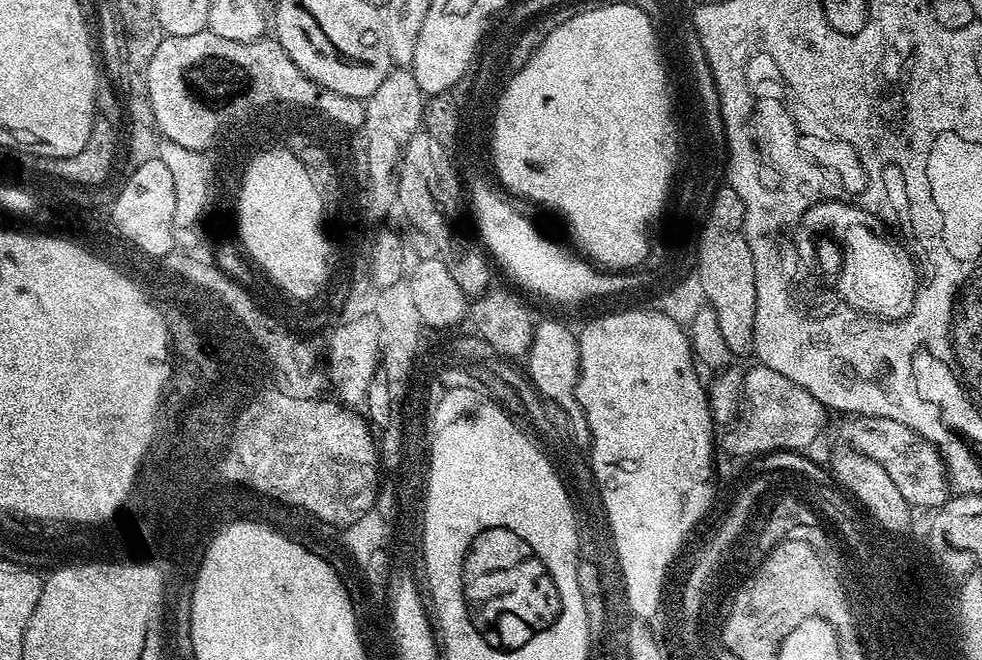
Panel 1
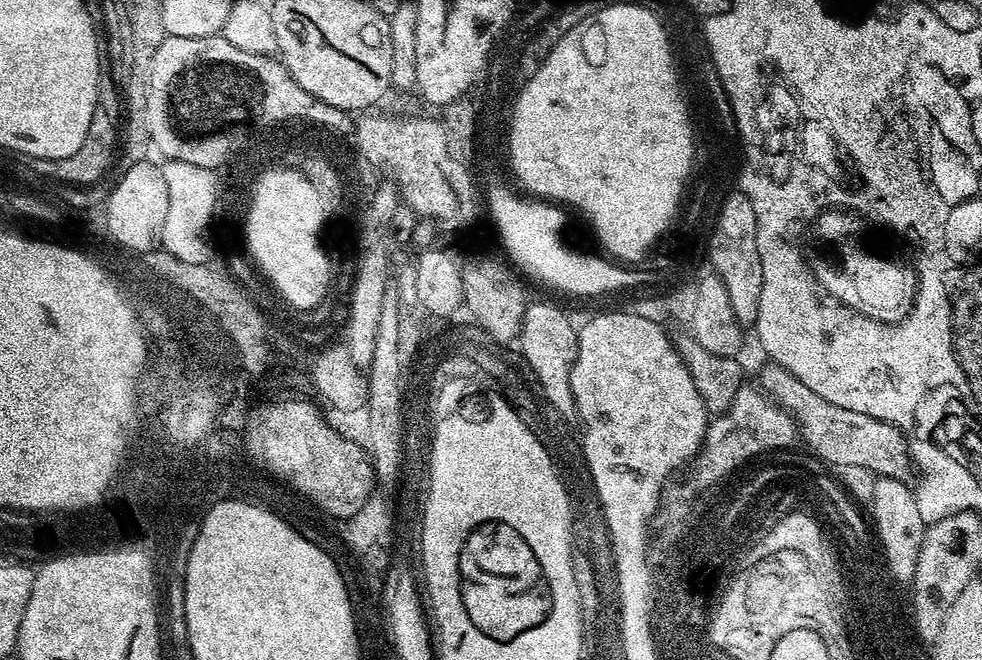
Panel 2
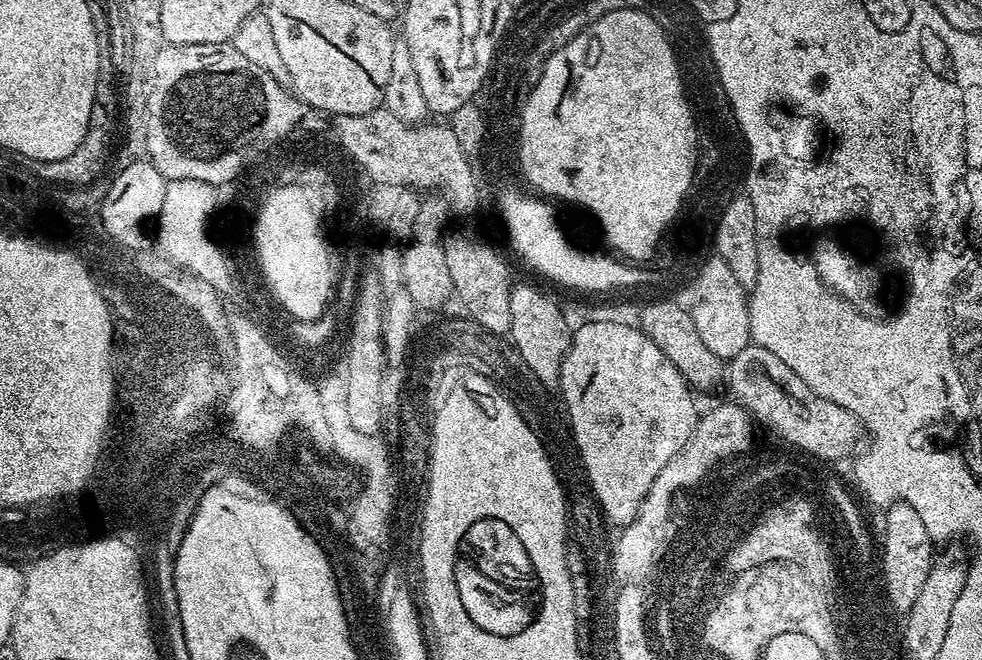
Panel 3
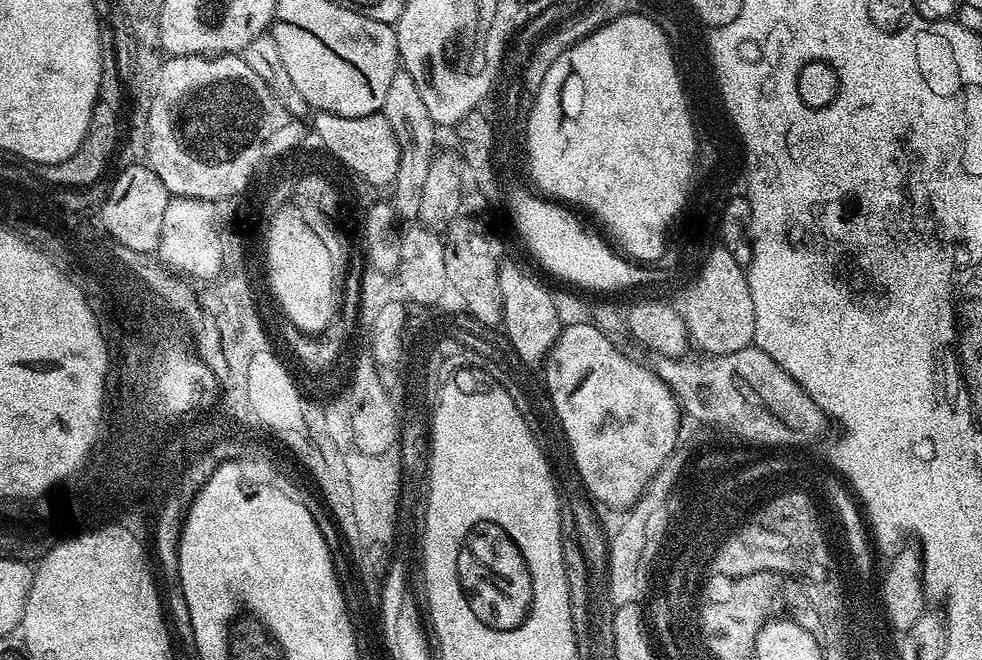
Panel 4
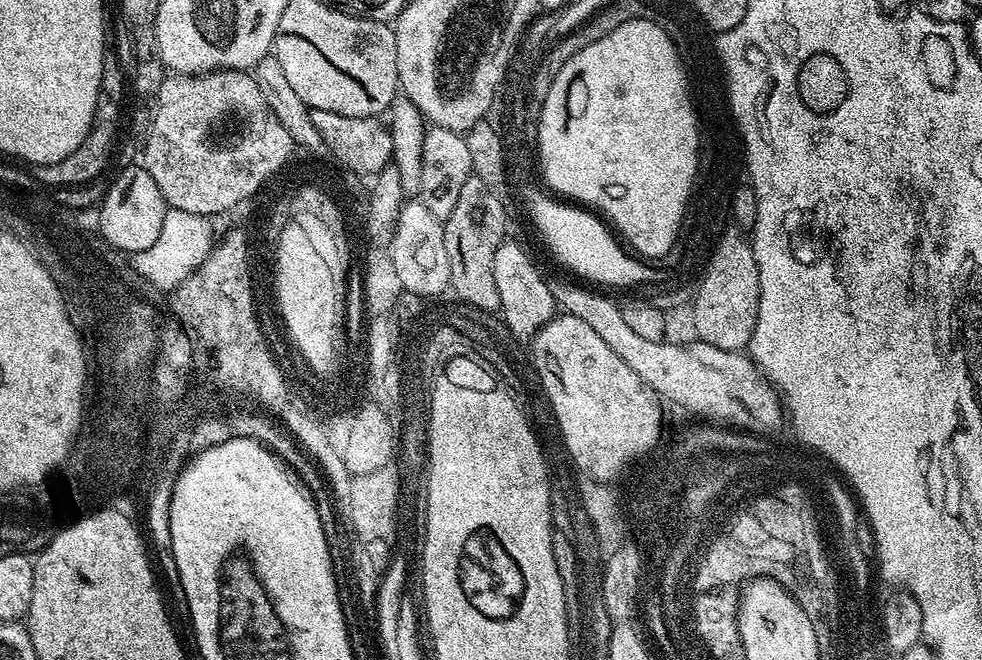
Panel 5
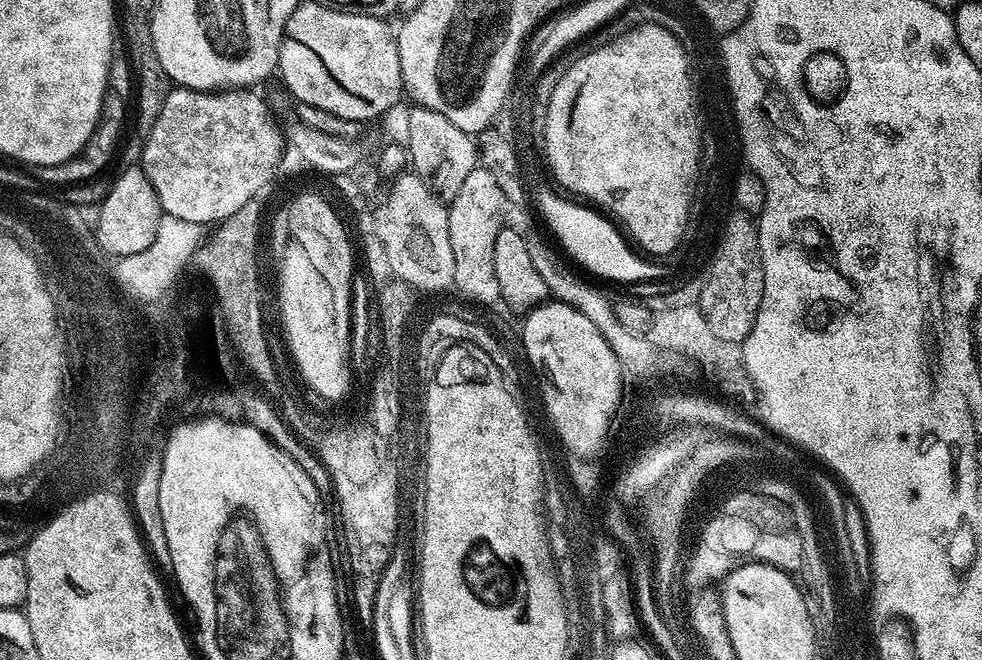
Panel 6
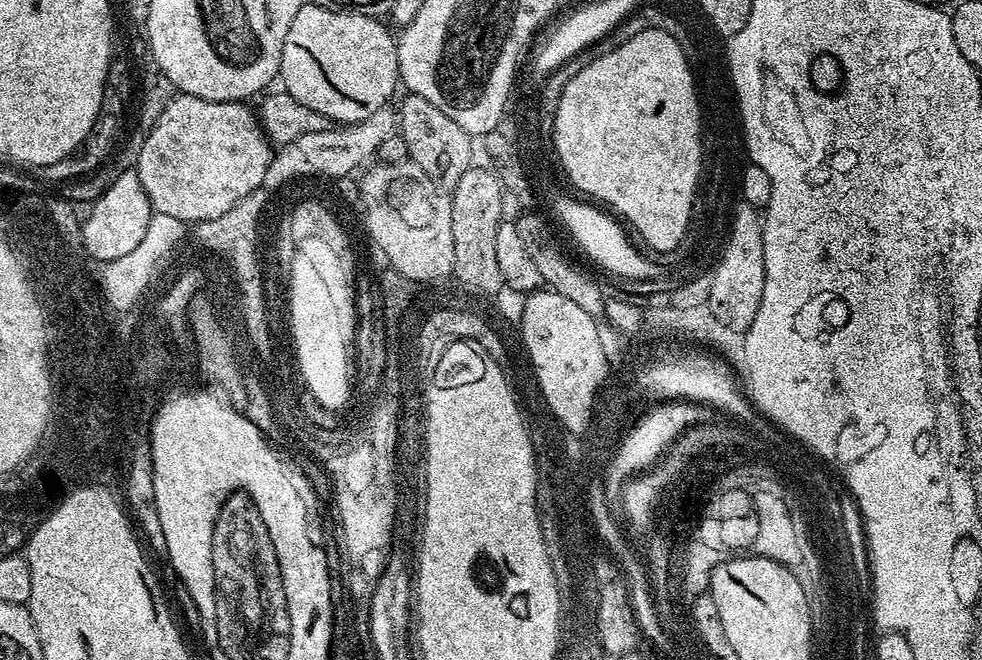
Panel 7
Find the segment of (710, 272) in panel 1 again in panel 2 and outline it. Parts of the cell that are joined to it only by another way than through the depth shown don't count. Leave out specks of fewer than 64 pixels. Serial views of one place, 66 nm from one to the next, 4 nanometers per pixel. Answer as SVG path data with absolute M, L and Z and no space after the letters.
M742 196L731 200L734 204L726 208L732 208L732 214L721 217L722 224L716 229L715 240L712 240L712 257L724 276L725 284L728 284L730 310L734 318L741 326L752 326L758 318L758 302L762 298L762 262L758 258L756 219L754 210Z

